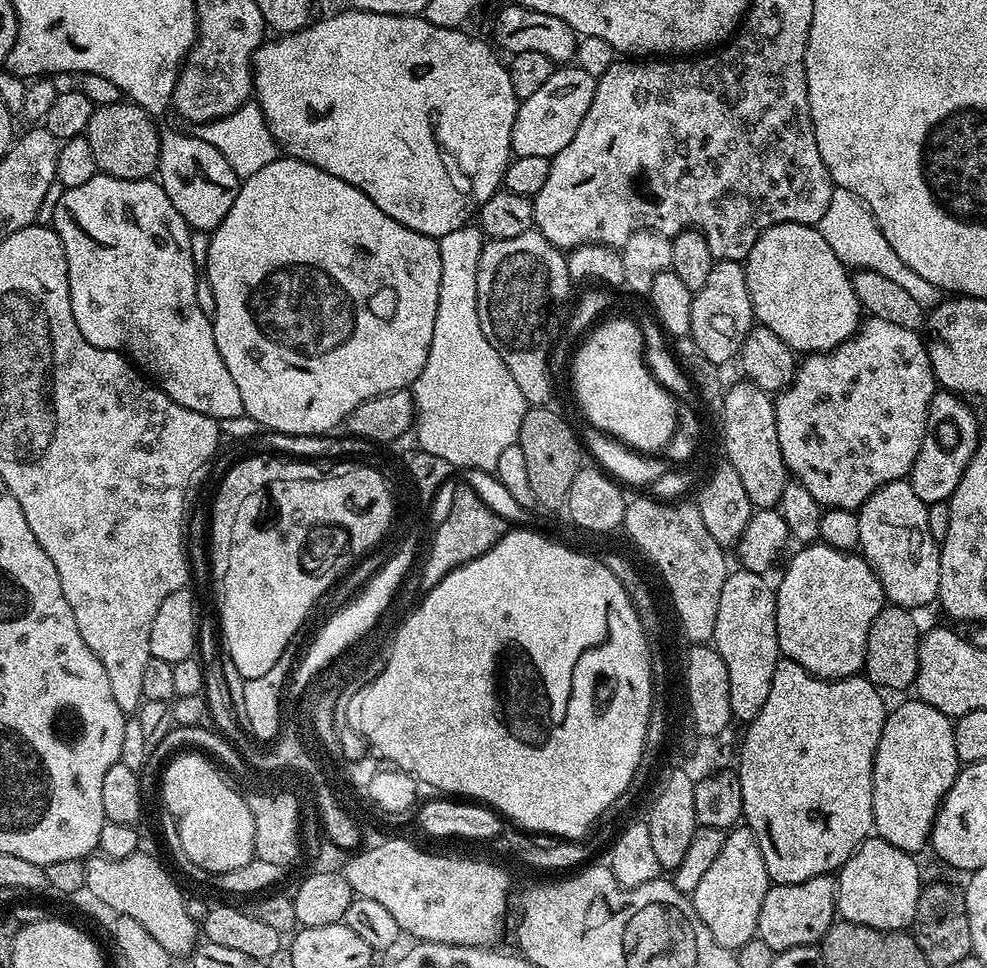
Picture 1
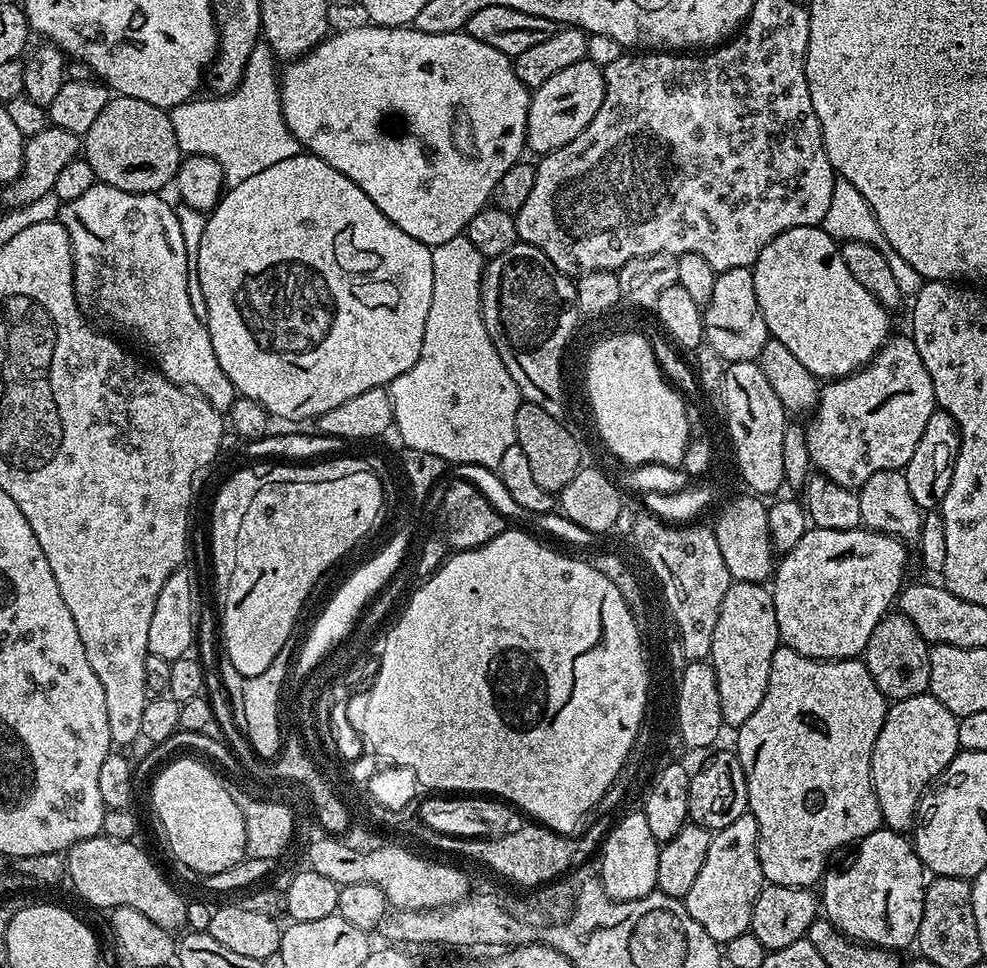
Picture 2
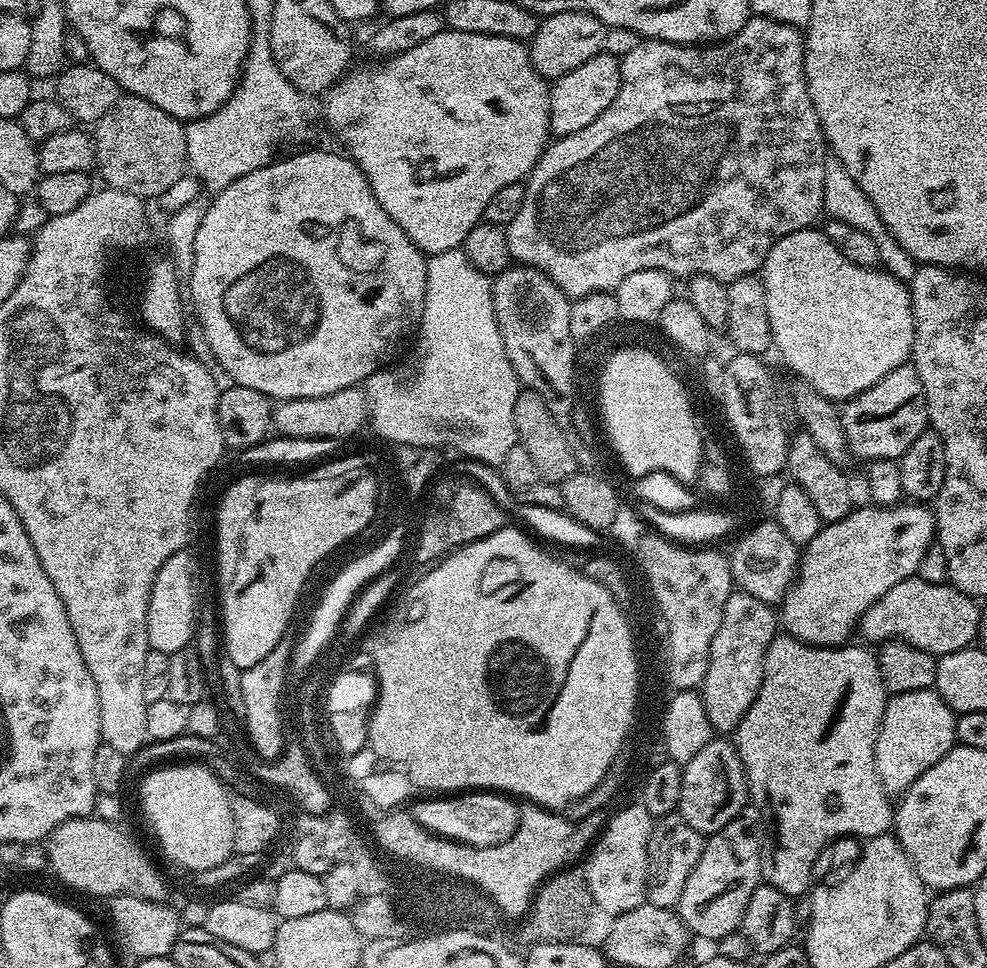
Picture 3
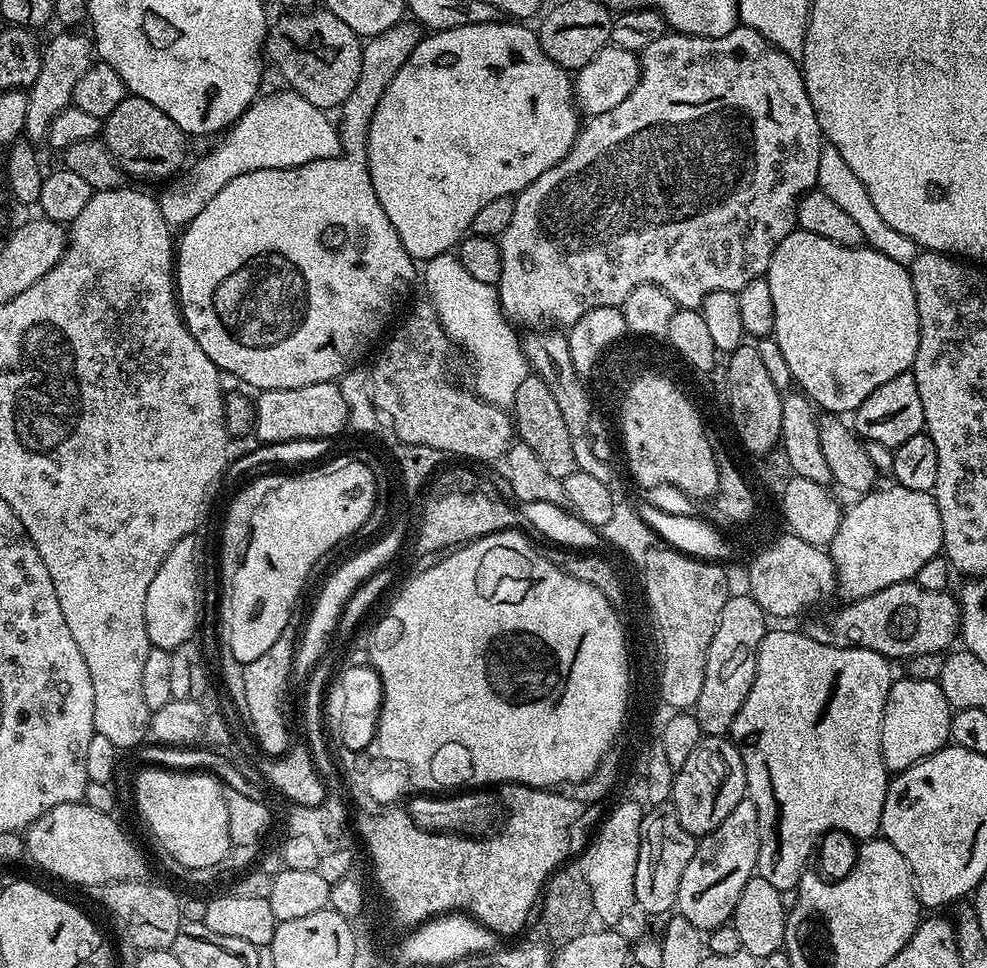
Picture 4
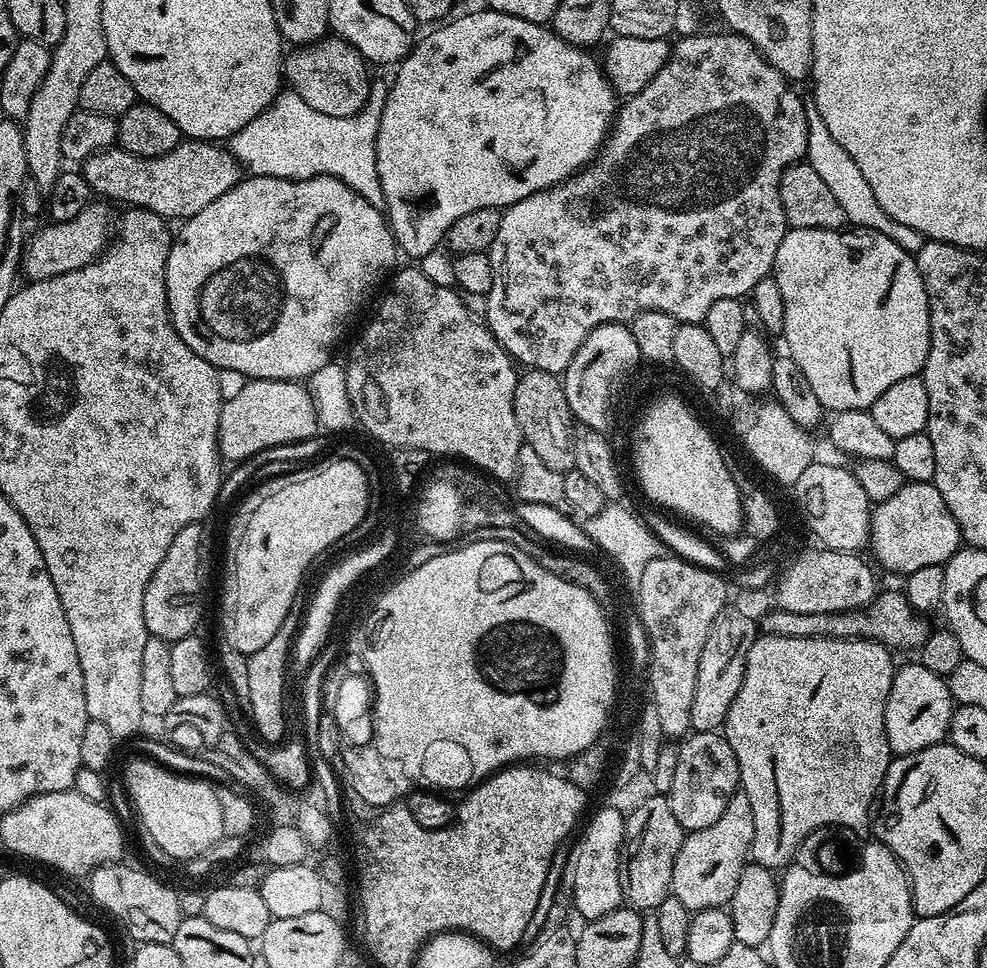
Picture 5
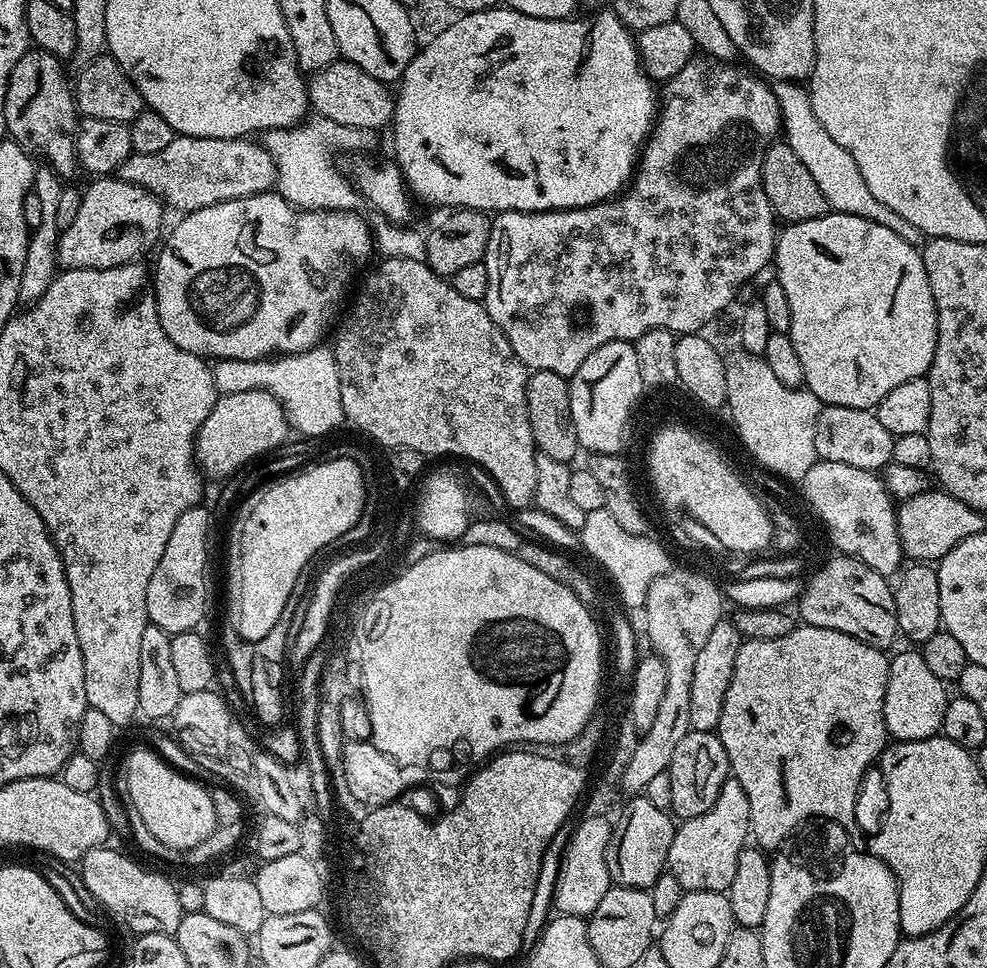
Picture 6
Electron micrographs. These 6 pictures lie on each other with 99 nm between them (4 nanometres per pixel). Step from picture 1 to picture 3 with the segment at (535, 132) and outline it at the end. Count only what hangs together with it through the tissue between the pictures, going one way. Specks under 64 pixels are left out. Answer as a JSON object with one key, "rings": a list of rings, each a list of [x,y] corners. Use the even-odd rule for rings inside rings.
{"rings":[[[599,52],[590,62],[582,62],[570,74],[562,74],[550,88],[550,132],[553,137],[569,136],[578,130],[586,130],[614,98],[620,89],[620,61],[608,52]]]}

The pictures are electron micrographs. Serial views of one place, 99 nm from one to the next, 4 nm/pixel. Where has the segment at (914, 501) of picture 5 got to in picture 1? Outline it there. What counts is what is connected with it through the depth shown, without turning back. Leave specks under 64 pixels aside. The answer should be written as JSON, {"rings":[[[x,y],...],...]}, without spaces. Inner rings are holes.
{"rings":[[[823,542],[799,550],[787,557],[784,577],[774,588],[781,653],[825,680],[844,680],[863,673],[870,626],[886,606],[879,578],[863,555],[849,554]]]}

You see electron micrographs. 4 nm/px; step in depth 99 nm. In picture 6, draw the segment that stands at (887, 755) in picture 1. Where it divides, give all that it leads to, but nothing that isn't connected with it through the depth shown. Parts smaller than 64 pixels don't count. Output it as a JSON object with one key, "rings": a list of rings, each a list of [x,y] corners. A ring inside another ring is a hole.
{"rings":[[[919,650],[900,652],[888,661],[888,681],[884,699],[884,721],[888,735],[893,741],[921,740],[940,732],[942,714],[950,699],[945,681],[934,678],[934,673],[926,667],[926,658]]]}

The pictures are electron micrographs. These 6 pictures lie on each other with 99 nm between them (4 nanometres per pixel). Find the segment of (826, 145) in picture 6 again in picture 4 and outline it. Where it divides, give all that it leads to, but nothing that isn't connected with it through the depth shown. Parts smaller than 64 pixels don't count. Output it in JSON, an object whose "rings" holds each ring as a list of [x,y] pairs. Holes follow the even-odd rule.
{"rings":[[[821,147],[816,182],[819,191],[824,192],[837,206],[842,206],[842,210],[846,210],[848,217],[854,218],[855,224],[862,229],[864,244],[867,247],[878,250],[882,254],[886,254],[886,258],[894,258],[894,262],[905,266],[910,266],[914,262],[914,258],[918,258],[922,249],[913,240],[906,238],[906,234],[898,234],[898,230],[894,230],[894,226],[888,225],[883,220],[882,214],[878,214],[877,208],[874,207],[874,202],[870,202],[870,194],[866,194],[866,186],[862,186],[858,174],[854,174],[854,170],[850,170],[846,158],[842,158],[842,154],[838,154],[836,148]]]}

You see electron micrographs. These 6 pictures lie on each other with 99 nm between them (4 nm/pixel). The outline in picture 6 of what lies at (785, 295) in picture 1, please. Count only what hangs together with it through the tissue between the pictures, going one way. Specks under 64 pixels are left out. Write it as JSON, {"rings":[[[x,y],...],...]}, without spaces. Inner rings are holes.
{"rings":[[[829,210],[822,218],[810,218],[806,222],[788,224],[785,229],[785,232],[783,229],[776,238],[774,276],[779,280],[782,290],[786,290],[786,302],[790,302],[788,335],[791,336],[794,350],[798,350],[798,358],[802,361],[805,385],[809,392],[813,392],[818,397],[821,405],[833,404],[872,410],[882,402],[882,398],[886,398],[886,394],[890,394],[890,390],[902,386],[902,382],[910,382],[919,376],[927,377],[936,345],[936,303],[930,294],[926,266],[920,257],[921,249],[910,246],[910,242],[898,238],[898,234],[894,234],[894,230],[890,230],[887,226],[878,226],[878,222],[870,222],[870,218],[858,218],[858,214],[845,212]]]}

